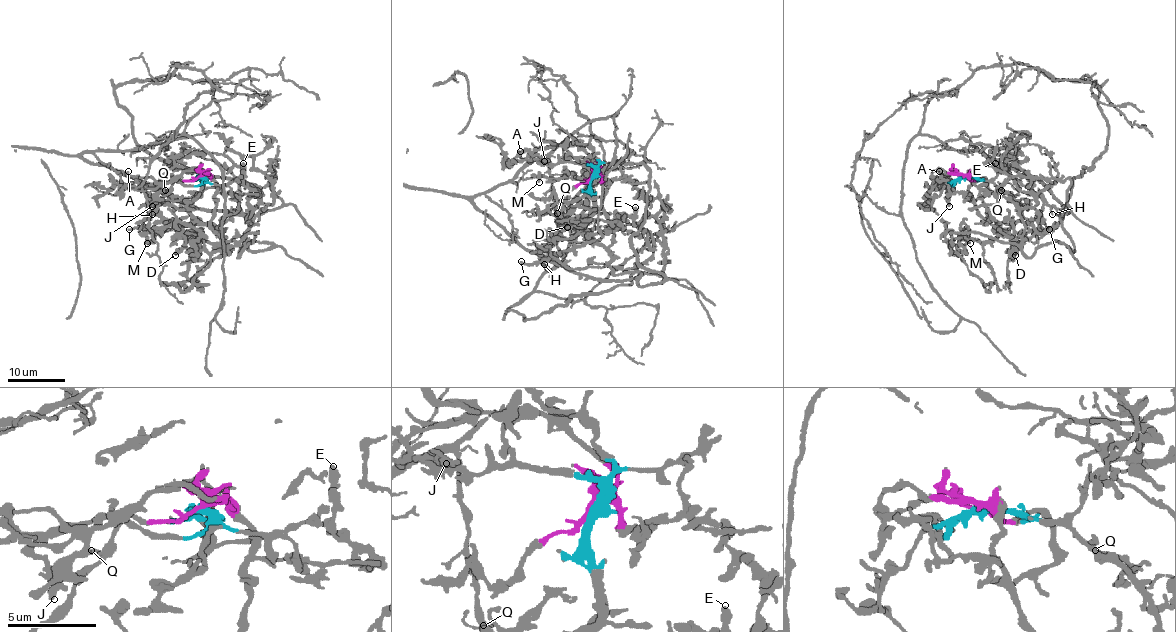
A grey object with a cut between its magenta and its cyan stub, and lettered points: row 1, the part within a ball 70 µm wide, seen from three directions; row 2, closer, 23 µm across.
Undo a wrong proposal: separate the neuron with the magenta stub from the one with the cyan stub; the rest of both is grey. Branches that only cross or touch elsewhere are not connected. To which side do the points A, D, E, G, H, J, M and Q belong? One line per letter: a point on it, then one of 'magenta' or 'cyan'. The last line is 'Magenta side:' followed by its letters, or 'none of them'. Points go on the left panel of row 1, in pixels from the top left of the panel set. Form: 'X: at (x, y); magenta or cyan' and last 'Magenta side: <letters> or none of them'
A: at (128, 171); cyan
D: at (175, 255); cyan
E: at (243, 163); magenta
G: at (129, 229); magenta
H: at (152, 214); magenta
J: at (152, 206); cyan
M: at (147, 243); cyan
Q: at (165, 190); cyan
Magenta side: E, G, H

